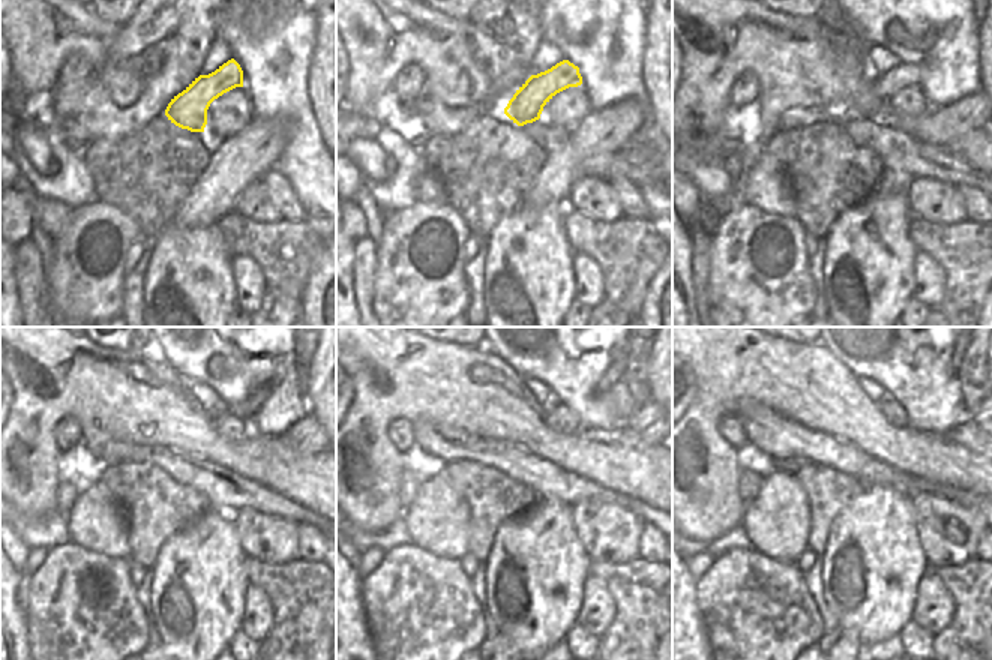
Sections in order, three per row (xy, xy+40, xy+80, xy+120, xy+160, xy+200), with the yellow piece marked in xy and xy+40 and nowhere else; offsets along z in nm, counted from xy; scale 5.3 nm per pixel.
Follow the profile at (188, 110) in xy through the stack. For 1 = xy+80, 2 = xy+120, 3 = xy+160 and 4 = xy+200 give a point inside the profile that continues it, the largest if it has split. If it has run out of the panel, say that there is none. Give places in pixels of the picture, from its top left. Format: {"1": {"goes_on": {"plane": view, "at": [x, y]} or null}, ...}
{"1": {"goes_on": {"plane": "xy+80", "at": [902, 75]}}, "2": {"goes_on": {"plane": "xy+120", "at": [245, 410]}}, "3": {"goes_on": {"plane": "xy+160", "at": [616, 371]}}, "4": {"goes_on": {"plane": "xy+200", "at": [956, 357]}}}

